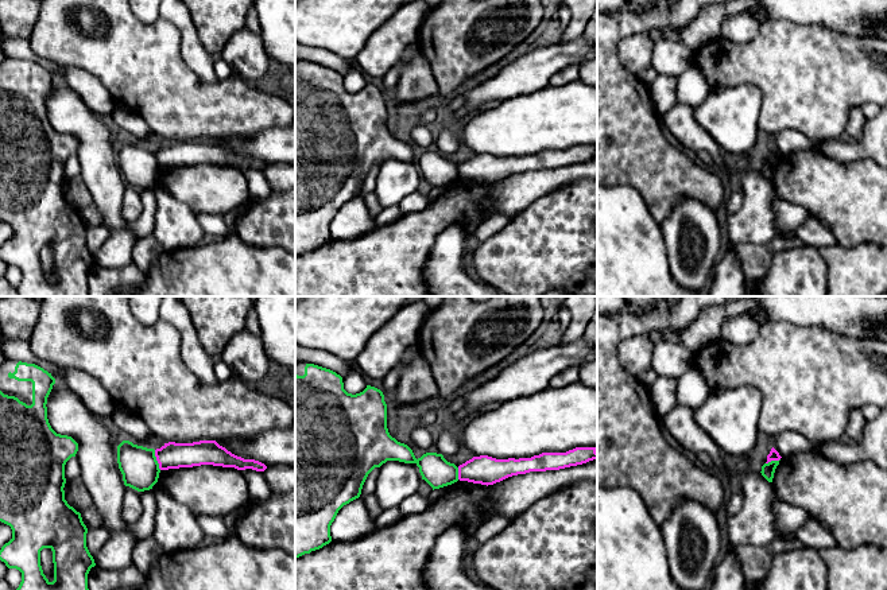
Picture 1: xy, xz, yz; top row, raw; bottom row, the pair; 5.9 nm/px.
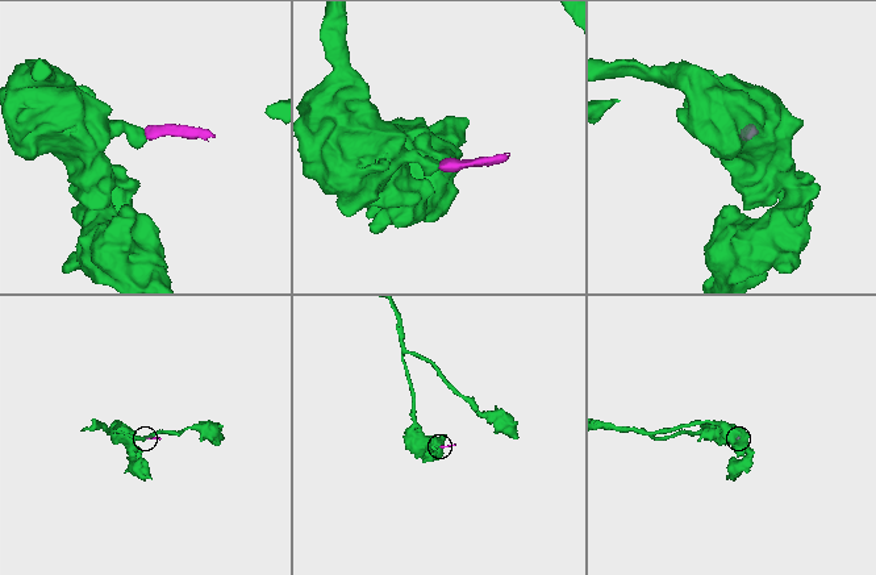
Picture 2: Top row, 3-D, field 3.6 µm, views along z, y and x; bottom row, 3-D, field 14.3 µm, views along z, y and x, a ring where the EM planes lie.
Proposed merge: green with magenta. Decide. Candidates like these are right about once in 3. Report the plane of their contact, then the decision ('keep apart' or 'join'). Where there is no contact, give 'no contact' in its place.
contact in xy; keep apart

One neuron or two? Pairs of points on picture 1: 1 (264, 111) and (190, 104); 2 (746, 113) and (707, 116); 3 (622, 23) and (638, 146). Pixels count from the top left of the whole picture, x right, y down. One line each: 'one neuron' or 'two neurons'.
1: one neuron
2: one neuron
3: one neuron

